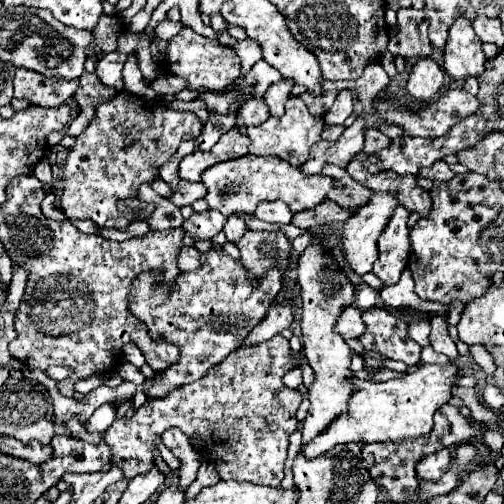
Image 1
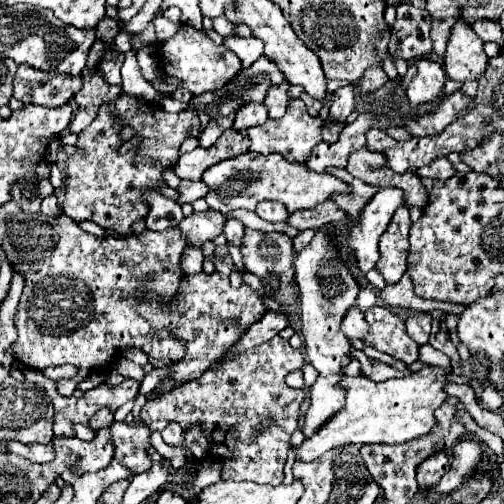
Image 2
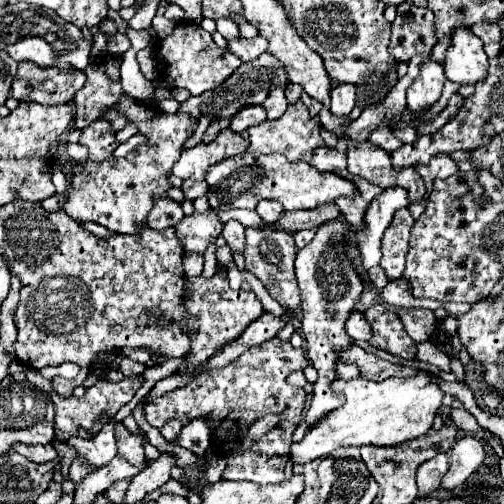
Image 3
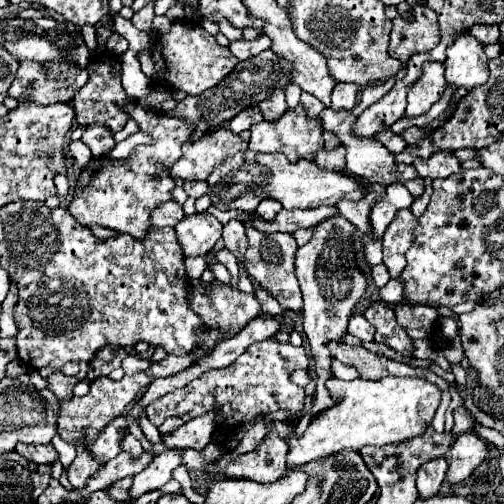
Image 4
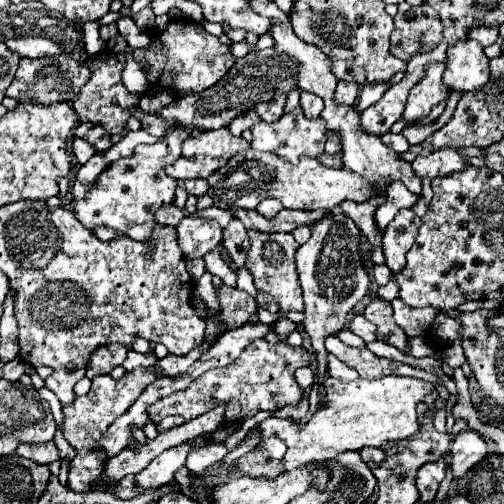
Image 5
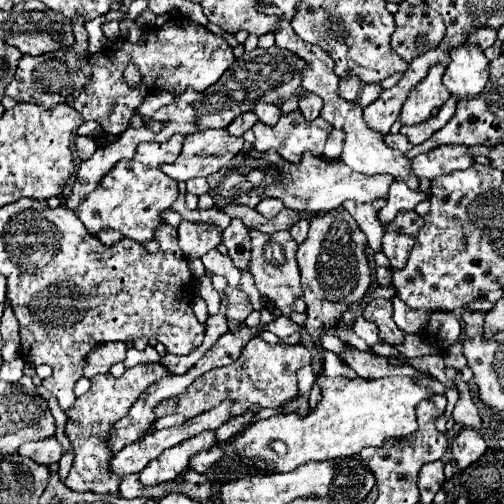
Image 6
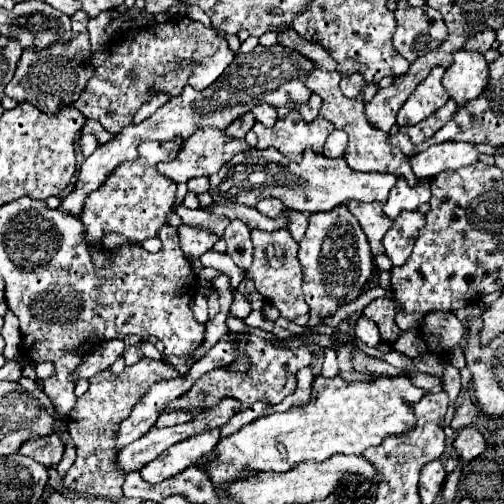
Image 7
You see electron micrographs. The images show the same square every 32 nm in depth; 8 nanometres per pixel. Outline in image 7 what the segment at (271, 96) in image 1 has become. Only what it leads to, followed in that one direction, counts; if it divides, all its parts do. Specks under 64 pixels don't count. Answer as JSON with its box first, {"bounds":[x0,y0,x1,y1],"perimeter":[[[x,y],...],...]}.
{"bounds":[252,104,278,126],"perimeter":[[[260,104],[252,110],[252,114],[256,116],[258,122],[264,122],[266,126],[272,126],[276,120],[278,120],[278,110],[274,106],[268,106],[268,104]]]}

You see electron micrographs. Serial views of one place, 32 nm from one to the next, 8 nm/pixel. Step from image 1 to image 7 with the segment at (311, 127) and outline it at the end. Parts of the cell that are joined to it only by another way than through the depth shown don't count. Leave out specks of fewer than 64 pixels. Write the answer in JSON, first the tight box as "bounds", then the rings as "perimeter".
{"bounds":[252,112,334,162],"perimeter":[[[292,112],[284,118],[280,118],[274,126],[264,126],[260,122],[252,128],[258,136],[258,150],[264,148],[276,148],[286,158],[298,162],[302,160],[302,152],[306,148],[312,148],[314,152],[322,152],[326,136],[334,130],[334,124],[318,116],[314,122],[292,120]]]}

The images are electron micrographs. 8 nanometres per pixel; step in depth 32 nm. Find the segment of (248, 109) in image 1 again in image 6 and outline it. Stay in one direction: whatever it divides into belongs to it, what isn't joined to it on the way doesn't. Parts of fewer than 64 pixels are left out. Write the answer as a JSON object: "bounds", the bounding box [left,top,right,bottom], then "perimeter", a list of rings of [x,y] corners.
{"bounds":[226,112,258,136],"perimeter":[[[248,112],[248,114],[240,114],[226,130],[232,134],[232,136],[242,136],[246,130],[250,130],[254,124],[258,122],[258,116],[254,112]]]}

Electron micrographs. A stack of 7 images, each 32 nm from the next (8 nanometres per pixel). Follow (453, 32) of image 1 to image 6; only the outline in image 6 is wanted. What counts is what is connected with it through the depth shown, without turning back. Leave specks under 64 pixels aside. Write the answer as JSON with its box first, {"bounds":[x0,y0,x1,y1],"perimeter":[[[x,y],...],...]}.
{"bounds":[442,44,488,100],"perimeter":[[[460,44],[452,48],[448,54],[450,54],[450,64],[446,66],[442,78],[444,86],[450,90],[450,94],[458,96],[458,100],[462,100],[464,96],[478,96],[488,82],[488,58],[484,56],[484,52],[476,44]]]}

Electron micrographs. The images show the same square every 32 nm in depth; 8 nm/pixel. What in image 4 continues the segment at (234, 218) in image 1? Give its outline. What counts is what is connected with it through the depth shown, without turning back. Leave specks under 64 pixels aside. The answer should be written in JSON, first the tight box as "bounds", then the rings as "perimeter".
{"bounds":[222,220,248,260],"perimeter":[[[230,220],[230,222],[224,226],[222,238],[224,238],[224,242],[226,242],[226,248],[228,248],[238,260],[242,260],[242,258],[244,258],[244,252],[246,252],[246,248],[248,248],[246,234],[244,234],[244,224],[238,222],[238,220]]]}

